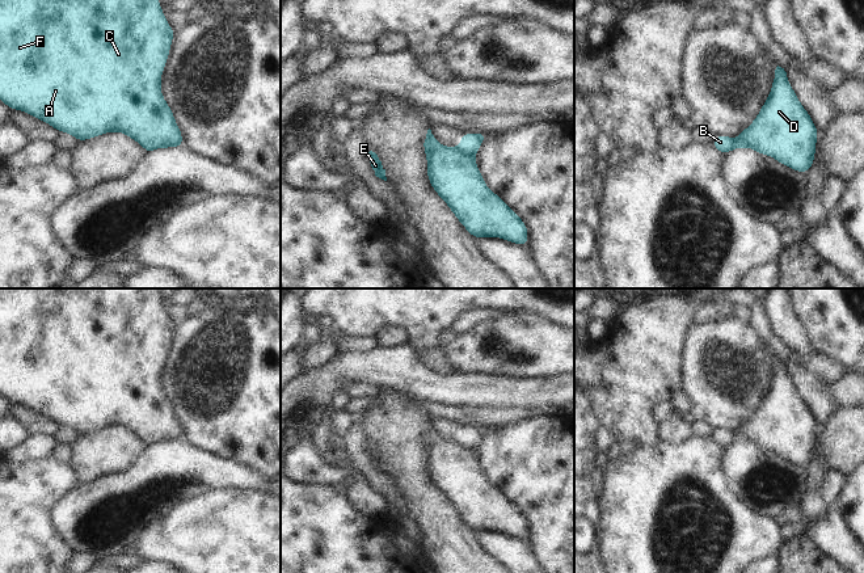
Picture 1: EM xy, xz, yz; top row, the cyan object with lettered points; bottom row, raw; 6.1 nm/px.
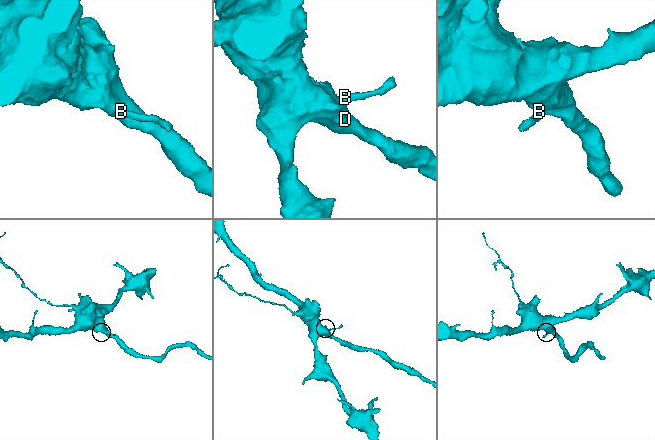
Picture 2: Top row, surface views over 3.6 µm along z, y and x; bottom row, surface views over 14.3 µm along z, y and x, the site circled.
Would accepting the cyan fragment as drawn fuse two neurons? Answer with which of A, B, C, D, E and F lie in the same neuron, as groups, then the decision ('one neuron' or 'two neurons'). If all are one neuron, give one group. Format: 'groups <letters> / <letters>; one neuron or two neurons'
groups A C D E F / B; two neurons

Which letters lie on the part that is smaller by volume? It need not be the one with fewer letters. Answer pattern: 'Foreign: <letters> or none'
Foreign: B

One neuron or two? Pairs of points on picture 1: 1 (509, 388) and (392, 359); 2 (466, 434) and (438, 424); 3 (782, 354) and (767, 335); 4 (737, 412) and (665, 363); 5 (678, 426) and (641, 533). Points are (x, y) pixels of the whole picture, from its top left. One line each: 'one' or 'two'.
1: one
2: one
3: one
4: two
5: two

